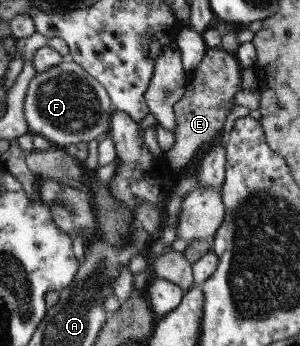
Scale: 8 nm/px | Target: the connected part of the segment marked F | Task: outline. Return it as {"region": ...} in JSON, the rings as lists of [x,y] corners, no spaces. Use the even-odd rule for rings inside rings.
{"region":[[[70,58],[59,66],[35,74],[35,78],[32,79],[26,94],[24,111],[32,135],[41,135],[52,146],[67,150],[69,145],[87,143],[91,140],[99,141],[103,134],[107,136],[112,127],[115,106],[105,86]]]}

